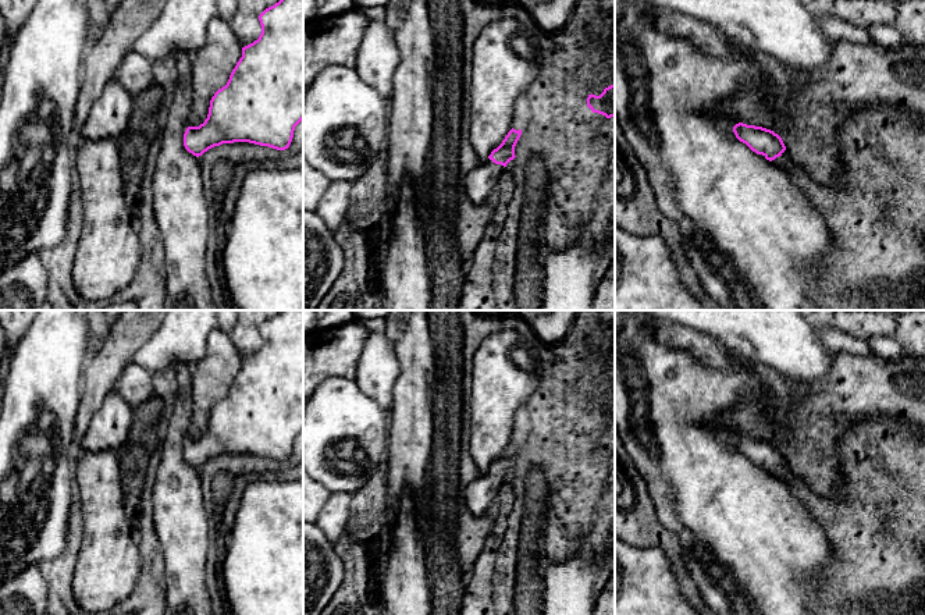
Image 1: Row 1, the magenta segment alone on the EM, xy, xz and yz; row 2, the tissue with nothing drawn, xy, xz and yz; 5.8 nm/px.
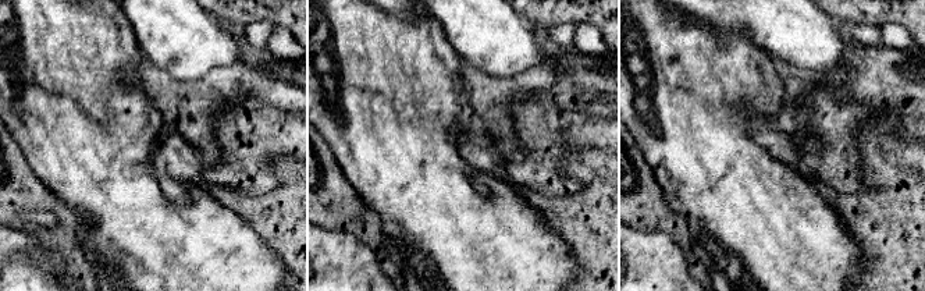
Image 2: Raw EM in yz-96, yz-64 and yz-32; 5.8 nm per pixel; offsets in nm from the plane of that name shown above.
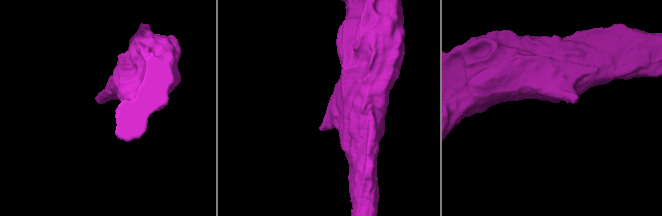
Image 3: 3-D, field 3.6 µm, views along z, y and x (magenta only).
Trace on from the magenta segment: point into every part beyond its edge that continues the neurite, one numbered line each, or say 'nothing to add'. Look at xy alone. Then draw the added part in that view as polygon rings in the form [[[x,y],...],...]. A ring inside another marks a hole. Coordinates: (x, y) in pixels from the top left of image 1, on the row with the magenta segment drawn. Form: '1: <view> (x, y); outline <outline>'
nothing to add

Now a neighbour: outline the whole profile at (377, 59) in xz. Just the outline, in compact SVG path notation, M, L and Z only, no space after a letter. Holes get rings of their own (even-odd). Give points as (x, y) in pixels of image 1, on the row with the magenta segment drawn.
M370 21L356 56L356 72L387 100L401 54L385 21Z

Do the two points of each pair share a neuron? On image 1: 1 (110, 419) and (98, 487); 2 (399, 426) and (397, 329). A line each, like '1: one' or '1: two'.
1: two
2: one

